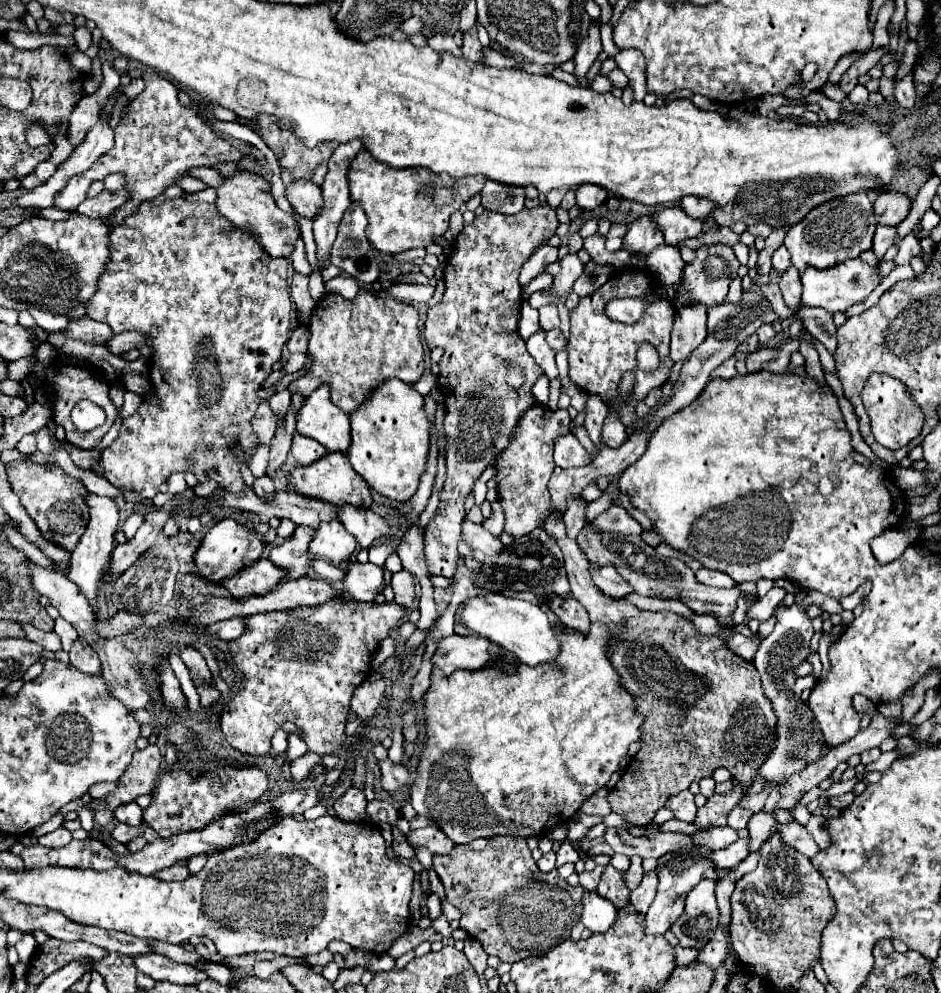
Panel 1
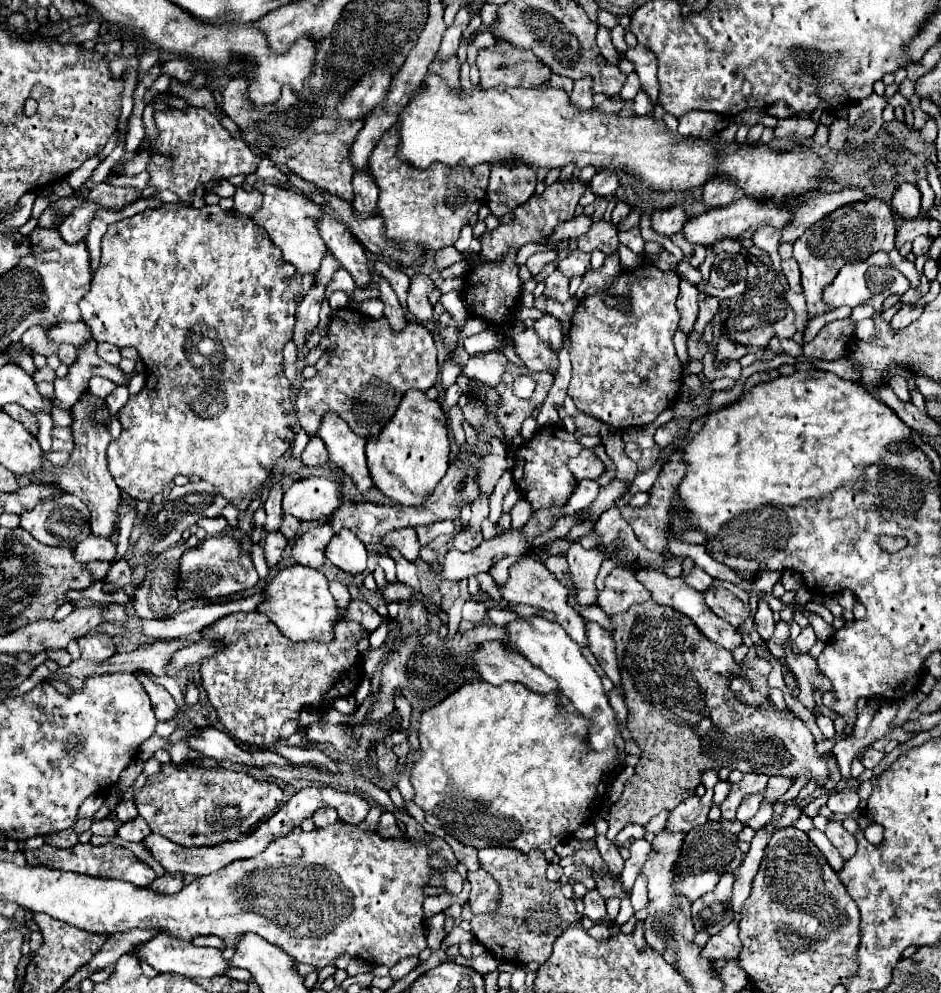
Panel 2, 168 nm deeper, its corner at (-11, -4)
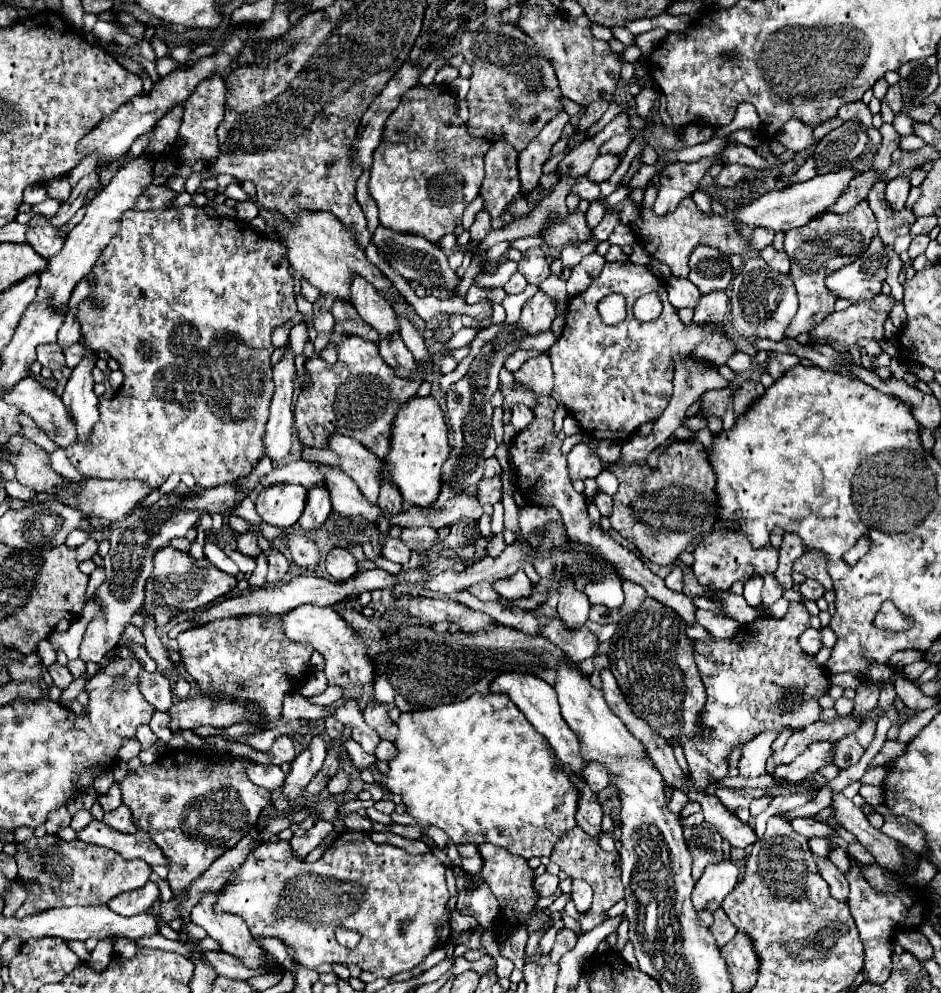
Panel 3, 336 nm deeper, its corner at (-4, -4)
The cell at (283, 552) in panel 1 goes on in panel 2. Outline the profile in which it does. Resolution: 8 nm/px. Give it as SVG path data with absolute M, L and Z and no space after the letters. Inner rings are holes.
M328 520L318 522L316 526L310 526L300 540L296 540L292 548L292 556L298 564L310 566L310 568L322 568L324 564L324 550L334 536L332 524Z

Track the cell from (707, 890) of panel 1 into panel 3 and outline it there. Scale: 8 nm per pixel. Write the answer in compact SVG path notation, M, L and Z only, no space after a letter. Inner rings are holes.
M721 862L721 864L709 864L701 876L701 880L695 884L693 890L693 906L695 910L707 910L715 912L721 908L725 896L737 886L739 880L739 868L733 862Z

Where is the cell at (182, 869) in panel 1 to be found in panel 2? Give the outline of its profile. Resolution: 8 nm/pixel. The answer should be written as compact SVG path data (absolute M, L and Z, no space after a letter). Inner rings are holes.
M166 874L162 878L156 878L148 888L154 890L154 892L158 892L158 894L176 894L182 888L182 876Z

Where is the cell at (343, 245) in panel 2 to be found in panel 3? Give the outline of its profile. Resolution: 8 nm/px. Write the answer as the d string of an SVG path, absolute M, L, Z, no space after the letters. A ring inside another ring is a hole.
M353 276L351 304L367 324L377 328L381 336L391 334L399 328L393 308L385 302L381 292L377 292L367 280L361 280L361 276Z

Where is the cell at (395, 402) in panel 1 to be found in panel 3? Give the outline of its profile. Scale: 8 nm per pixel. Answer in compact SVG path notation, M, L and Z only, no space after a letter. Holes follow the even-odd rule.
M413 396L403 408L397 410L397 416L391 424L391 450L383 458L383 478L389 476L397 484L403 500L413 506L431 506L439 496L441 486L441 466L447 460L451 448L447 444L447 426L443 412L433 396L419 398Z

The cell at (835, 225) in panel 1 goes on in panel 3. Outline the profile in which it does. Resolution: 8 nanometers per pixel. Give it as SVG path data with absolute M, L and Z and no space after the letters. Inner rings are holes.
M867 200L859 202L847 214L827 212L805 224L805 228L795 228L793 232L785 234L785 252L791 260L791 278L799 296L799 310L787 326L787 338L795 338L801 332L811 332L825 316L833 312L837 296L825 288L825 278L837 268L855 262L869 248L875 234L877 218Z

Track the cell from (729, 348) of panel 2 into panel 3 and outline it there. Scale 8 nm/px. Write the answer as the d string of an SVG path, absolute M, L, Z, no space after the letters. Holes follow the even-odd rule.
M711 292L711 294L701 296L699 306L693 312L693 322L723 326L725 312L727 312L727 294L725 292Z

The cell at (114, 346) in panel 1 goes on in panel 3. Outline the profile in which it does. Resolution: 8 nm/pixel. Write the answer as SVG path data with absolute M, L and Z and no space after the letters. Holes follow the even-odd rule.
M73 344L73 346L65 348L63 354L65 354L65 360L67 360L67 366L75 368L83 360L83 356L85 356L83 352L87 352L87 348L83 344Z

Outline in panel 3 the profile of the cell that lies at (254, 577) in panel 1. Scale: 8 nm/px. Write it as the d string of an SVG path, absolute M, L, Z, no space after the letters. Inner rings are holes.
M305 604L305 606L299 606L297 610L289 610L281 614L281 622L283 622L283 632L289 640L309 644L325 656L325 674L327 674L329 686L347 688L347 686L365 684L373 680L373 662L371 662L369 648L331 606Z

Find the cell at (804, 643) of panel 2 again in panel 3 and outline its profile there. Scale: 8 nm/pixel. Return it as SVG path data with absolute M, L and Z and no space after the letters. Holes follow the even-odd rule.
M807 628L807 630L799 636L799 642L801 642L801 648L803 648L807 654L815 654L815 652L821 648L819 630L815 630L815 628Z

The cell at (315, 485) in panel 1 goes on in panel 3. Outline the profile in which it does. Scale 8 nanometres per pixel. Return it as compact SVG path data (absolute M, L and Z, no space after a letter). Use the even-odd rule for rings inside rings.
M275 484L259 492L255 506L263 522L279 528L289 528L297 524L297 520L301 518L301 512L305 510L305 500L307 500L305 486Z

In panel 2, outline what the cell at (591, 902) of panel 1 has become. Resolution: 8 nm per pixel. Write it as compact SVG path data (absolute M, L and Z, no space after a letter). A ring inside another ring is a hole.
M590 890L584 896L584 916L592 918L592 920L600 920L600 918L604 918L604 914L606 914L604 898L596 890Z

